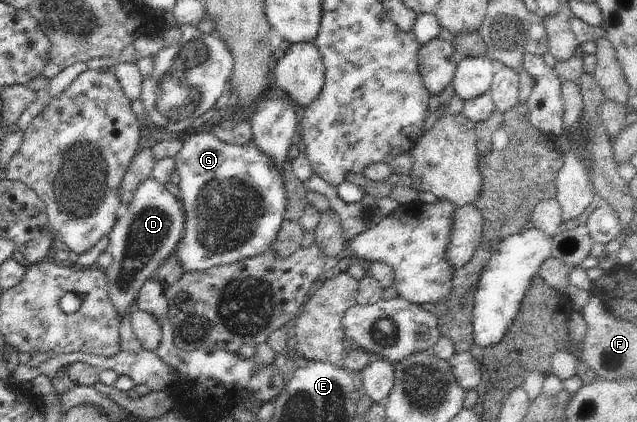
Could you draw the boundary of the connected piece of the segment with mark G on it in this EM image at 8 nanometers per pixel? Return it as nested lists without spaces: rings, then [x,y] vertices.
[[[212,133],[183,135],[182,140],[182,149],[174,162],[179,175],[179,200],[185,213],[185,231],[173,255],[180,261],[184,273],[232,265],[268,251],[278,237],[288,205],[283,171],[278,171],[272,157],[253,141],[248,145],[235,145],[220,141]]]

